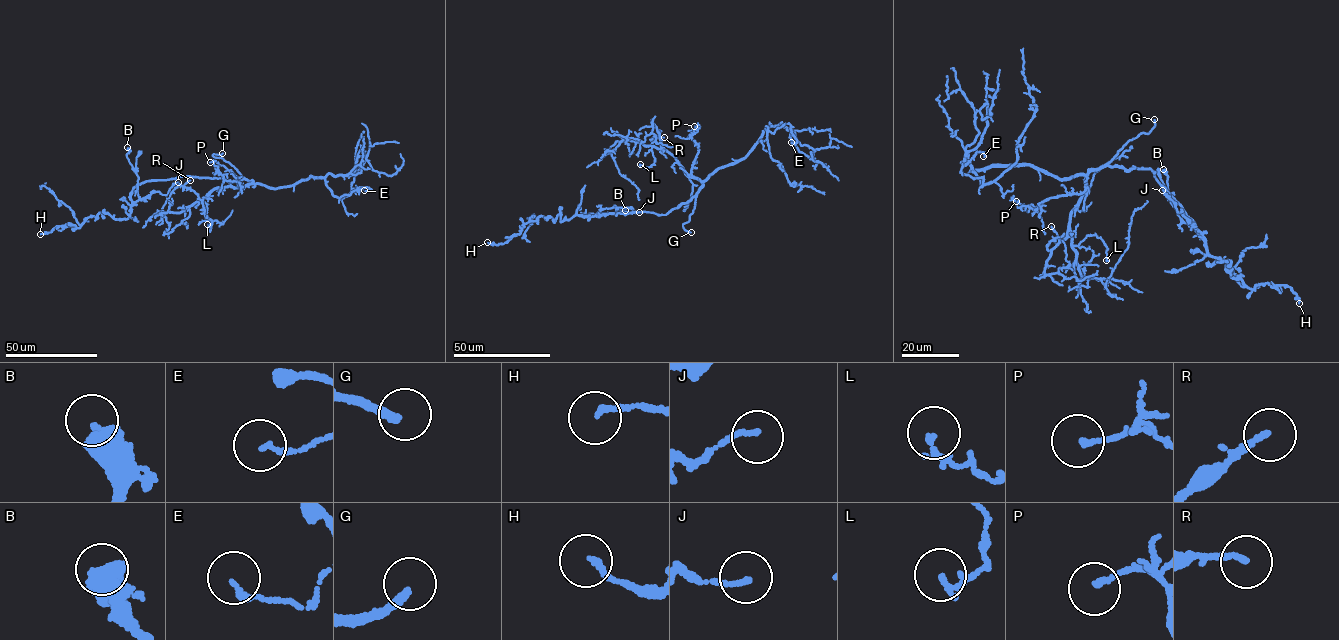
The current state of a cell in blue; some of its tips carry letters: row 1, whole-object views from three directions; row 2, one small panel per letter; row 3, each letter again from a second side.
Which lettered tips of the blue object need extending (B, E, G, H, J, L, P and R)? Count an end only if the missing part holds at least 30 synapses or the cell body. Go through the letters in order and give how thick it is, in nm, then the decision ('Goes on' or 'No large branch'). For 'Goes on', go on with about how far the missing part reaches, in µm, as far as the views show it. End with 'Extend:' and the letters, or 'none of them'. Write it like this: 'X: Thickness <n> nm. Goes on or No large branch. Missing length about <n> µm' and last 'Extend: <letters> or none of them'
B: Thickness 550 nm. No large branch
E: Thickness 150 nm. No large branch
G: Thickness 240 nm. Goes on. Missing length about 25 µm
H: Thickness 160 nm. No large branch
J: Thickness 130 nm. No large branch
L: Thickness 120 nm. No large branch
P: Thickness 160 nm. No large branch
R: Thickness 120 nm. No large branch
Extend: G

